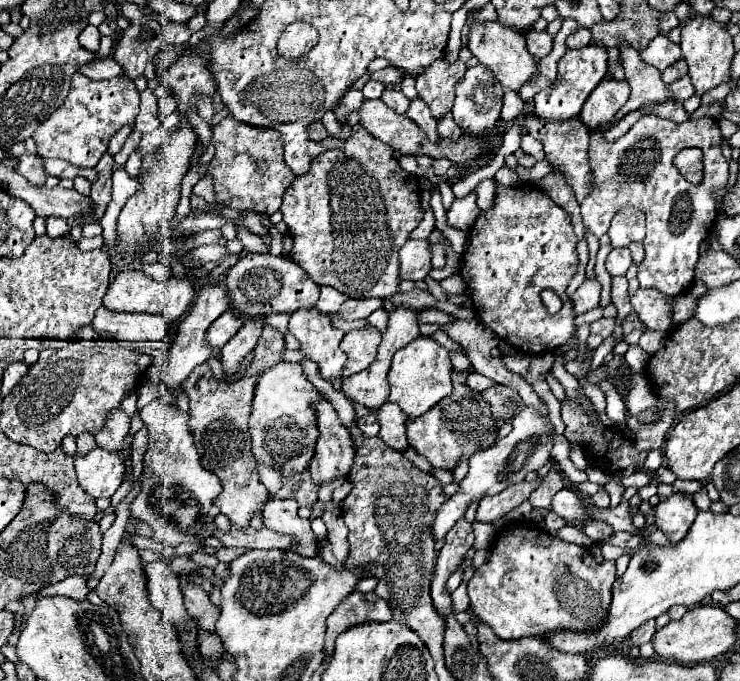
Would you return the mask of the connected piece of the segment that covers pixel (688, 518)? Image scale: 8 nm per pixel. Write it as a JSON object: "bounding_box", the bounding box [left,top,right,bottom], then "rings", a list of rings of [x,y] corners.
{"bounding_box":[656,494,698,544],"rings":[[[672,494],[656,506],[656,526],[670,538],[672,544],[678,544],[690,530],[698,510],[694,502],[684,494]]]}

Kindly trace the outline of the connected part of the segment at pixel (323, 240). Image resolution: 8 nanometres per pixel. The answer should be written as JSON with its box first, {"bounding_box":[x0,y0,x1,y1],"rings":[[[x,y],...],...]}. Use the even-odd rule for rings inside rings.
{"bounding_box":[280,130,422,298],"rings":[[[356,130],[338,148],[318,154],[310,170],[296,176],[290,188],[284,192],[280,212],[294,238],[290,258],[302,266],[302,270],[318,284],[332,286],[348,298],[384,298],[394,296],[400,284],[400,260],[398,250],[410,238],[410,232],[422,220],[420,208],[420,180],[400,168],[394,158],[394,150],[380,140],[372,138],[366,130]]]}

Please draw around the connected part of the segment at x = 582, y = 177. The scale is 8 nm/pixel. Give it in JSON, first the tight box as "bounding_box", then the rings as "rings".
{"bounding_box":[522,114,590,202],"rings":[[[524,114],[524,122],[522,128],[526,128],[526,132],[540,140],[546,152],[546,160],[564,174],[564,178],[568,180],[568,184],[572,186],[576,200],[580,202],[582,196],[586,196],[586,192],[590,192],[590,164],[588,164],[588,142],[590,142],[590,128],[586,124],[582,124],[578,118],[570,118],[564,122],[548,122],[548,120],[538,120],[532,114]]]}

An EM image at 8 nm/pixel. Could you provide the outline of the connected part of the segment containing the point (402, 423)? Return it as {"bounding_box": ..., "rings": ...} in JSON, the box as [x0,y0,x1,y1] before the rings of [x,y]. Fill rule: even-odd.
{"bounding_box":[378,404,408,452],"rings":[[[382,404],[378,408],[378,418],[380,418],[380,438],[384,444],[388,444],[394,450],[404,452],[408,448],[406,440],[406,416],[402,416],[402,410],[396,404]]]}

